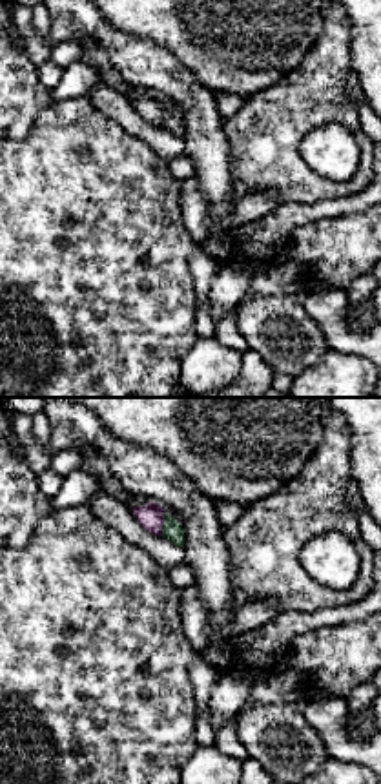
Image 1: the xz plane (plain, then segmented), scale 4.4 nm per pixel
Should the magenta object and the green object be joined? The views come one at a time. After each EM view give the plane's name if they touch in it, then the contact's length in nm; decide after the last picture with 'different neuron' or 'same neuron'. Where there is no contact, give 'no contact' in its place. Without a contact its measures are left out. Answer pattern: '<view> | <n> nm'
xz | 110 nm

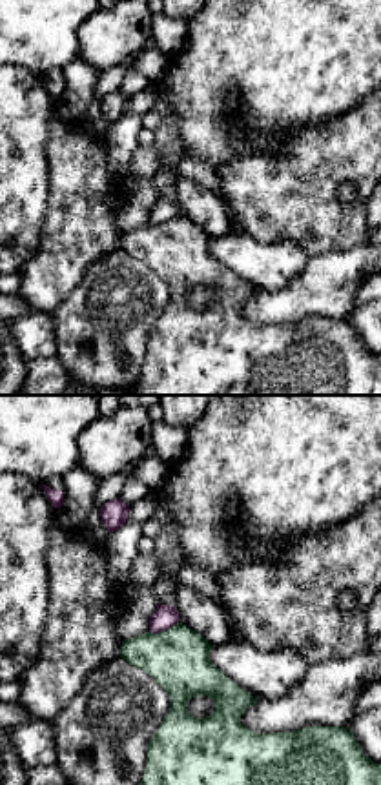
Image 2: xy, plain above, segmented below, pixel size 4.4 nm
xy | 140 nm

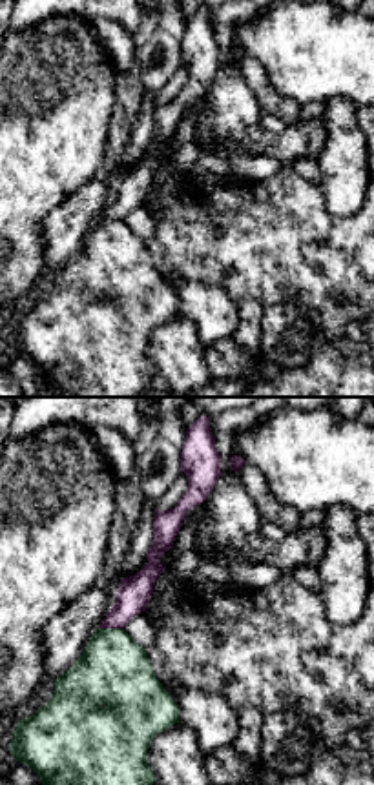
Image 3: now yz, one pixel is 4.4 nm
yz | 110 nm

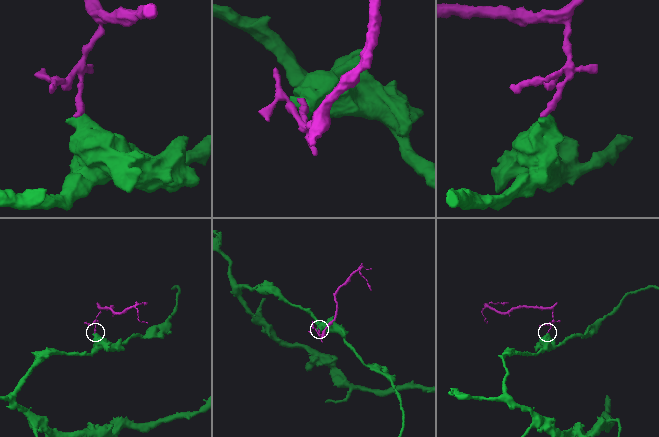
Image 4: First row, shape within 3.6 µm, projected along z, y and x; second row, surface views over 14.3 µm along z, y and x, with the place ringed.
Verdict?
different neuron

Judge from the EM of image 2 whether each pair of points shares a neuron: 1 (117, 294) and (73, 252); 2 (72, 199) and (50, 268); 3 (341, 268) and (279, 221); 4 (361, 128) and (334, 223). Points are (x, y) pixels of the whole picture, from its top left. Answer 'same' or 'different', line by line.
1: different
2: same
3: different
4: same

